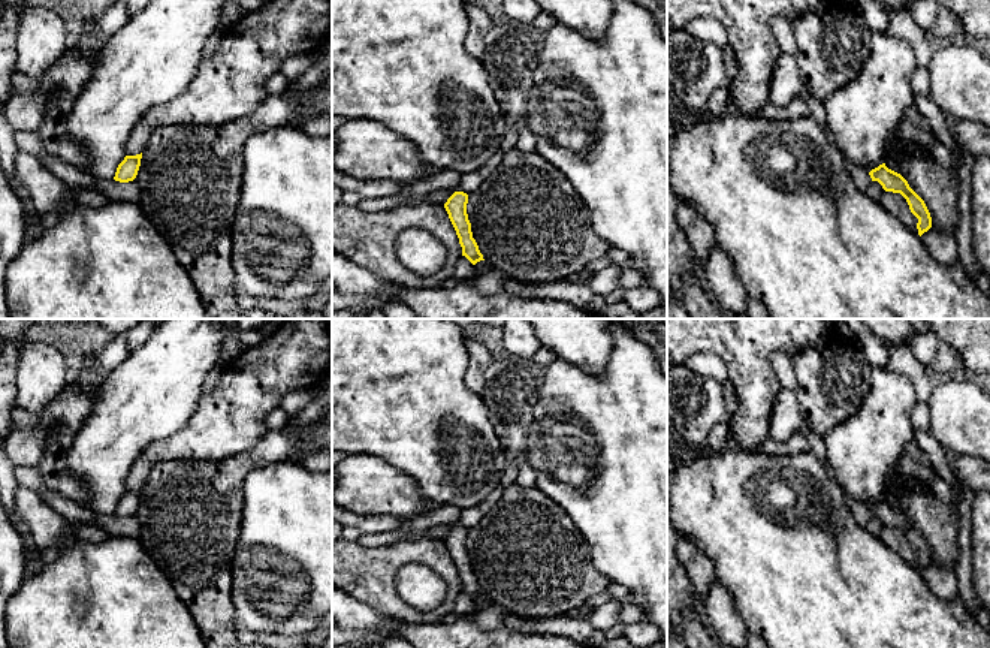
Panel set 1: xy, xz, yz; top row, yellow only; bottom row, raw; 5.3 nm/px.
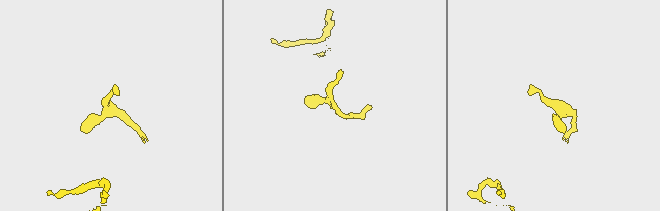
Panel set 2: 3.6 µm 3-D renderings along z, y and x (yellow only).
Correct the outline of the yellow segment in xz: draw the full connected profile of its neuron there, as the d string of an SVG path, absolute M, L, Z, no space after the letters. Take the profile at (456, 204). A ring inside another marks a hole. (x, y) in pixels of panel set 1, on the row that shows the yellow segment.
M455 192L444 204L444 208L459 238L462 256L465 256L473 265L476 265L477 262L485 259L479 250L476 239L473 238L471 223L467 214L467 204L468 195L464 192Z

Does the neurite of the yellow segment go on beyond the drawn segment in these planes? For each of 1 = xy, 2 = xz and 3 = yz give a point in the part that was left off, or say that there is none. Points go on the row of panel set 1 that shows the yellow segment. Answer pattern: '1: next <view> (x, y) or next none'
1: next none
2: next none
3: next none

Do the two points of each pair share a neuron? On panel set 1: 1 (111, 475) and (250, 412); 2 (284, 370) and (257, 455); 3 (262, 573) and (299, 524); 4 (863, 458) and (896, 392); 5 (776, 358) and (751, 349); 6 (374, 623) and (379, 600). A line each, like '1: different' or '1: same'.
1: different
2: different
3: same
4: same
5: different
6: different

